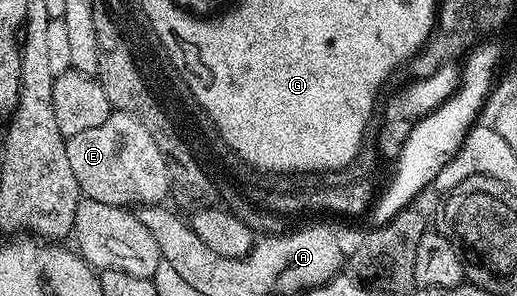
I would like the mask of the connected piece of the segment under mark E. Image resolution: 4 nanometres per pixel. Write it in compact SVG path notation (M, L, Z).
M111 112L105 123L67 138L67 154L79 192L88 201L124 207L161 205L167 201L163 195L163 189L167 189L163 157L151 145L147 129L129 117L117 117Z

